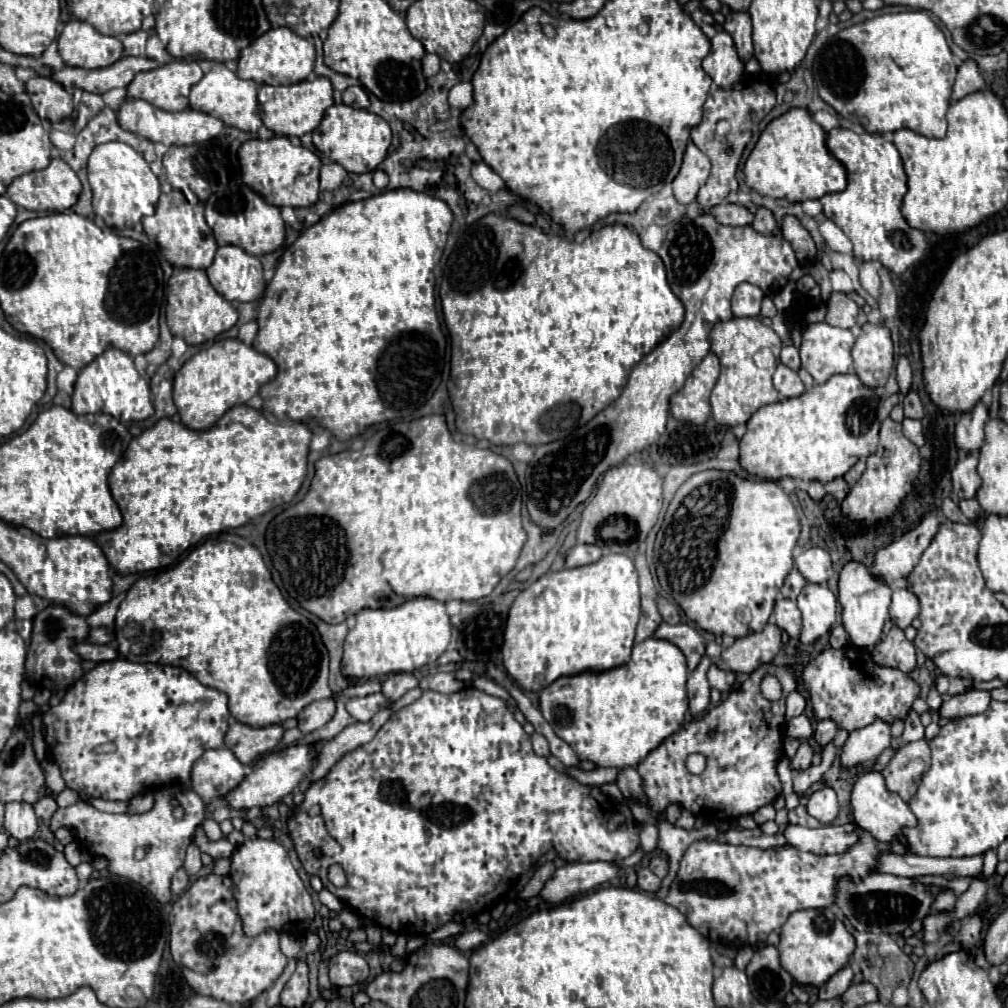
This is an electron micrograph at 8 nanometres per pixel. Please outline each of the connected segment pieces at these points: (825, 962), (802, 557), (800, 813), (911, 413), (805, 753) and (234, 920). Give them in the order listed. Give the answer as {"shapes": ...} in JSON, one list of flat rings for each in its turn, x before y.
{"shapes":[[[831,907,823,909,805,909,795,911,787,923,781,927,781,943,779,943,783,969,801,985,821,987,829,981,833,973,837,973,855,949,853,935,845,929,845,925,835,917]],[[809,547,795,557,795,565,809,583,827,583,833,575,833,563,825,549]],[[803,805,797,807,797,809,793,809,793,811,789,811,789,823,803,825,803,827,819,827,821,825,817,819,813,819,813,817,807,815,807,811,805,811]],[[909,391,903,397,903,407,905,407,905,417,911,417,911,419,921,419,923,417,923,405,921,405,921,399,917,397,917,393]],[[801,743,795,757,791,759,791,769,793,771,803,771,803,769,811,767,811,757,813,757,813,747,809,743]],[[207,875,207,877,199,877,175,903,171,909,171,937,169,937,169,947,171,947,171,955,173,961,179,965,189,967,191,971,203,973,207,975,209,983,211,983,211,995,219,1001,225,1003,235,1003,235,1005,243,1005,253,1001,259,993,263,993,265,989,271,989,275,979,283,973,287,959,285,955,279,951,279,935,273,929,267,929,265,933,261,933,259,937,247,937,241,929,241,919,237,915,235,909,235,899,231,889,223,883,223,877,219,875]]]}

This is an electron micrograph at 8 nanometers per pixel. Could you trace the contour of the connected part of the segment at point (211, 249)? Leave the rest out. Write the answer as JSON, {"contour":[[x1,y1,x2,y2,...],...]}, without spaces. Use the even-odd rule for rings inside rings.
{"contour":[[173,189,169,195,161,195,157,209,151,217,141,219,143,229,151,241,155,241,165,255,165,259,175,265,175,267,193,267,193,269,207,269,213,263,217,243,213,237,213,231,209,229,205,217,203,217,203,207,191,207,185,199,185,195,177,189]]}

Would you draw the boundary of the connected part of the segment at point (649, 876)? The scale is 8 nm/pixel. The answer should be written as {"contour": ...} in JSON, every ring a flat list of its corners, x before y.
{"contour":[[641,867,637,871,637,885,639,889,643,891,649,891,649,893,657,893,661,889,661,879,647,867]]}

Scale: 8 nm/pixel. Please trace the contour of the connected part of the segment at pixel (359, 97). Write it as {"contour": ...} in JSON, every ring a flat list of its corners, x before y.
{"contour":[[352,86,343,91,343,103,351,105,355,109,367,109,369,96,362,86]]}

